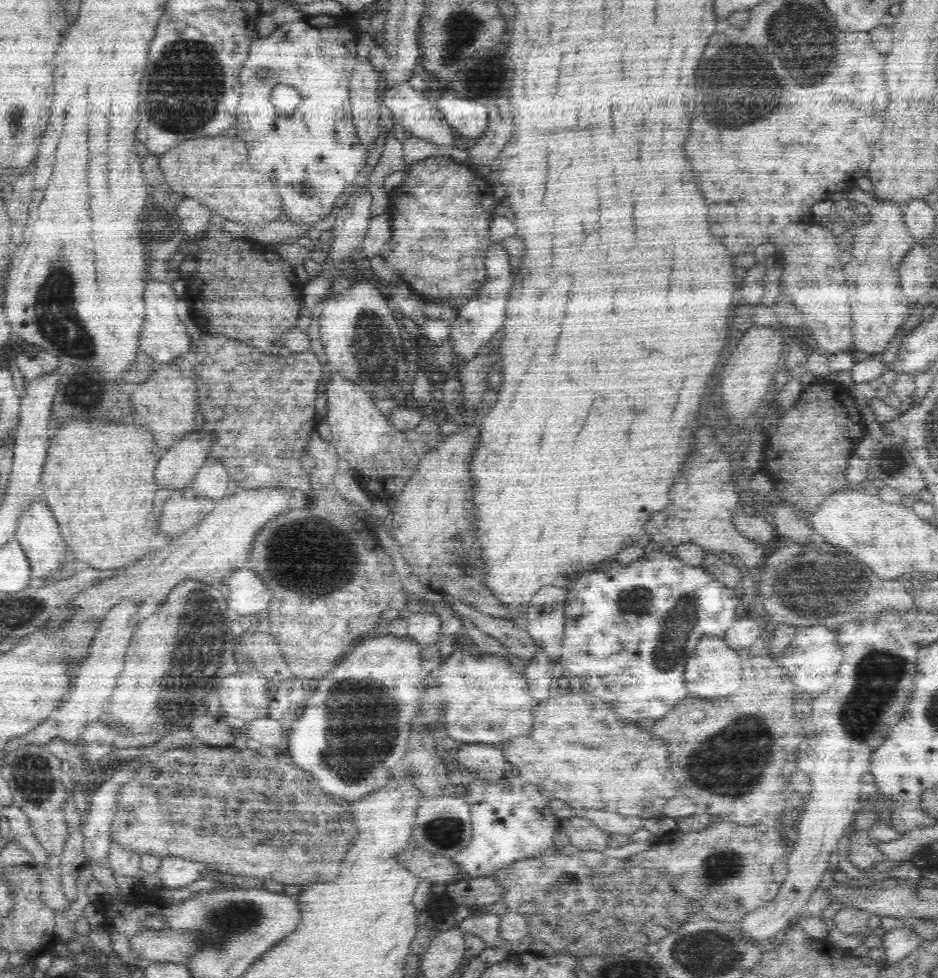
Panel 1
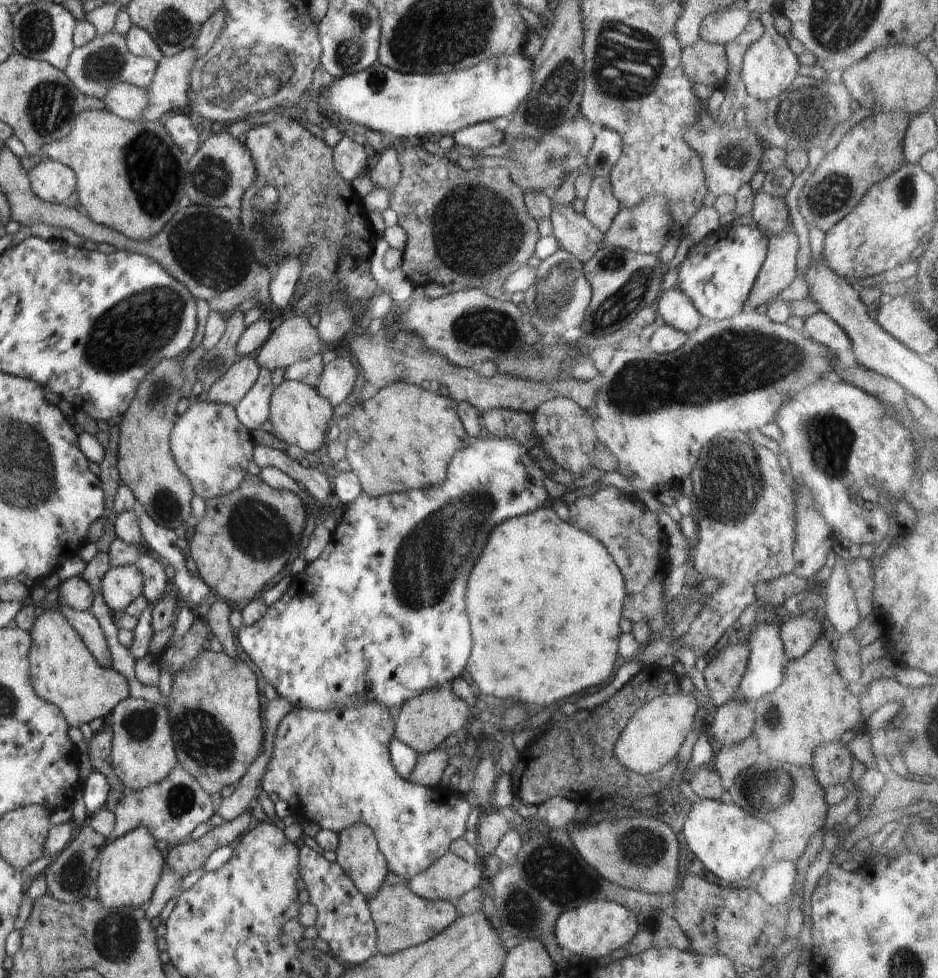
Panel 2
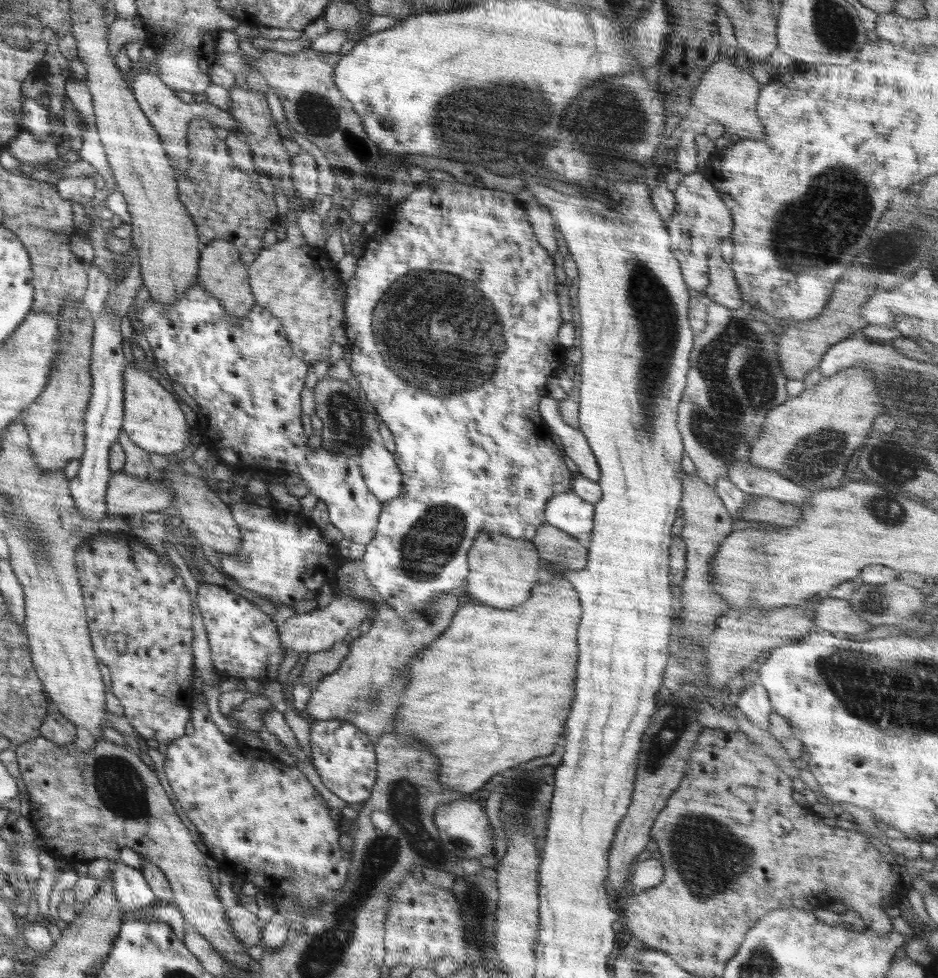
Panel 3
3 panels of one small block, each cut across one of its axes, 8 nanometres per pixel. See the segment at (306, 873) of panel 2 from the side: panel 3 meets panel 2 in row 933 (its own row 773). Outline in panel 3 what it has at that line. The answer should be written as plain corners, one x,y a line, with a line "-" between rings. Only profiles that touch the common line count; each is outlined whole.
340,719
312,720
310,728
312,764
322,784
348,804
361,805
376,782
376,746
363,731

